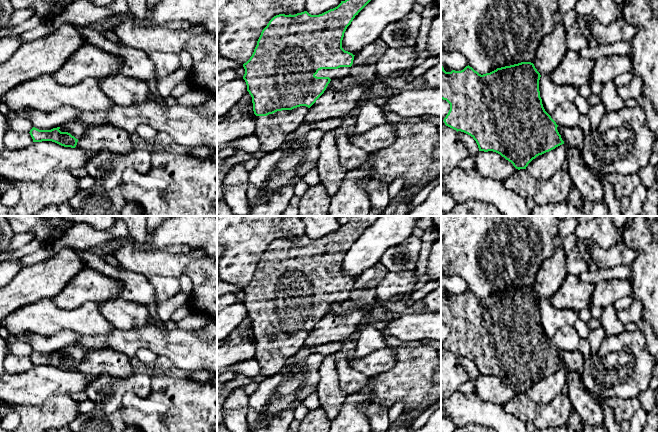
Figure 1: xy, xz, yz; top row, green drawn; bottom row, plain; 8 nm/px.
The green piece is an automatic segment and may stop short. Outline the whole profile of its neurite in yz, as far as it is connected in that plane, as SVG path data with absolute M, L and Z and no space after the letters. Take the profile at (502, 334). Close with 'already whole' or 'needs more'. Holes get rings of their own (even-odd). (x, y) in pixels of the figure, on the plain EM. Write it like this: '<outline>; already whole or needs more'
M521 286L518 288L497 292L496 294L483 299L479 298L469 289L461 295L452 294L451 296L446 296L441 289L441 323L446 324L450 328L450 334L443 345L446 350L456 354L457 356L461 355L470 359L476 365L479 375L496 376L511 386L513 390L518 394L526 393L528 388L537 380L549 376L562 368L564 368L567 372L578 372L581 376L583 372L585 356L578 350L570 352L557 349L551 340L545 335L539 315L540 301L540 297L531 286Z; needs more

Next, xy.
M74 345L51 354L39 354L33 351L29 357L33 366L52 365L64 371L75 372L86 353L83 347Z; needs more

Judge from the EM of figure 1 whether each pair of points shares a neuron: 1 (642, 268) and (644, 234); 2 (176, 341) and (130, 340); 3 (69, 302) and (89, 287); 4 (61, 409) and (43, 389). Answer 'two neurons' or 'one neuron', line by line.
1: one neuron
2: one neuron
3: one neuron
4: two neurons

